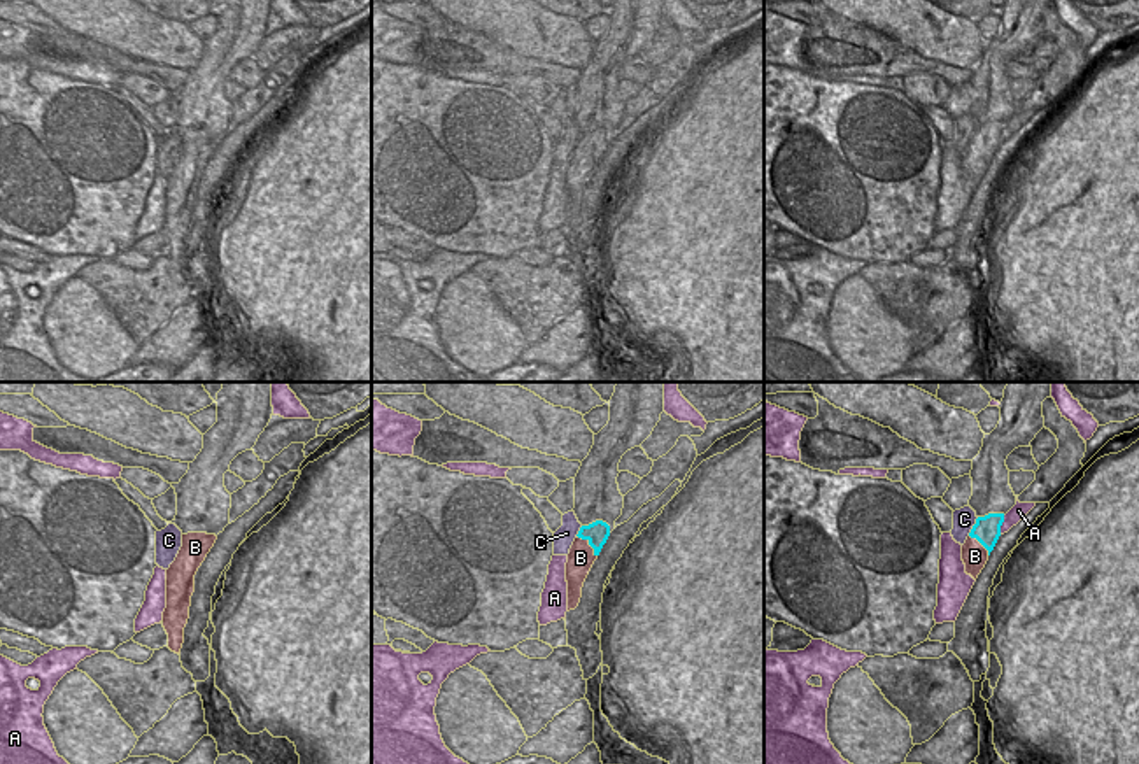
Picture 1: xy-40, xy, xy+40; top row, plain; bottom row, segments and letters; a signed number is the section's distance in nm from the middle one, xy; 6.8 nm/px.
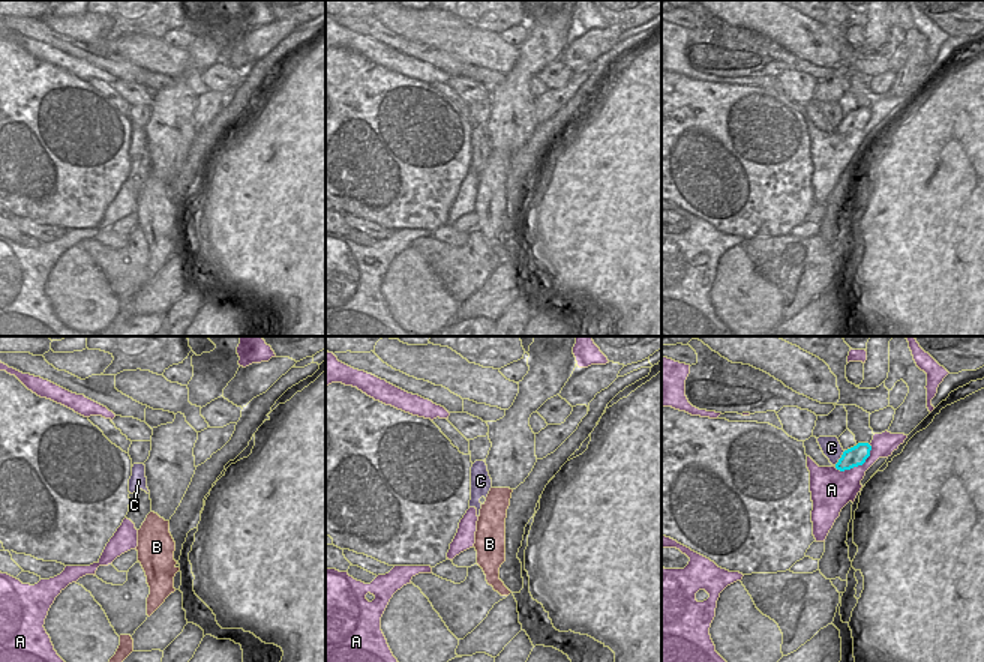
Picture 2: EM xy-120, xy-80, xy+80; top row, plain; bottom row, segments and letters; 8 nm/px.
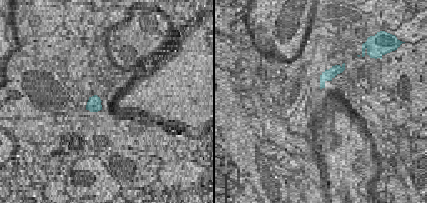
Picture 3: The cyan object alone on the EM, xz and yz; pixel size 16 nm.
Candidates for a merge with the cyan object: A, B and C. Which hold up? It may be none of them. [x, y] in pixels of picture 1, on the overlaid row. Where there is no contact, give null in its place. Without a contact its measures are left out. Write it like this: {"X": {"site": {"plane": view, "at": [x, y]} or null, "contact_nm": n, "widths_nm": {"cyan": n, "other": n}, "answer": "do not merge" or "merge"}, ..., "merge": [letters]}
{"A": {"site": {"plane": "xy+40", "at": [1001, 524]}, "contact_nm": 140, "widths_nm": {"cyan": 190, "other": 100}, "answer": "do not merge"}, "B": {"site": {"plane": "xy", "at": [589, 544]}, "contact_nm": 200, "widths_nm": {"cyan": 150, "other": 180}, "answer": "merge"}, "C": {"site": {"plane": "xy+40", "at": [973, 526]}, "contact_nm": 150, "widths_nm": {"cyan": 190, "other": 150}, "answer": "do not merge"}, "merge": ["B"]}

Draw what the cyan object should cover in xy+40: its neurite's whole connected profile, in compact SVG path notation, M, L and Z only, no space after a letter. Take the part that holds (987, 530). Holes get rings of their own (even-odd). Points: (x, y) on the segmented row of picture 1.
M988 513L985 517L978 517L966 543L962 545L962 561L966 564L966 573L974 580L985 568L988 555L1001 536L1002 522L1004 513Z

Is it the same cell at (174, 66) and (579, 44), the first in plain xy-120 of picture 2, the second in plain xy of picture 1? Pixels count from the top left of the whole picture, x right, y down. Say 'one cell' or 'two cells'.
one cell

